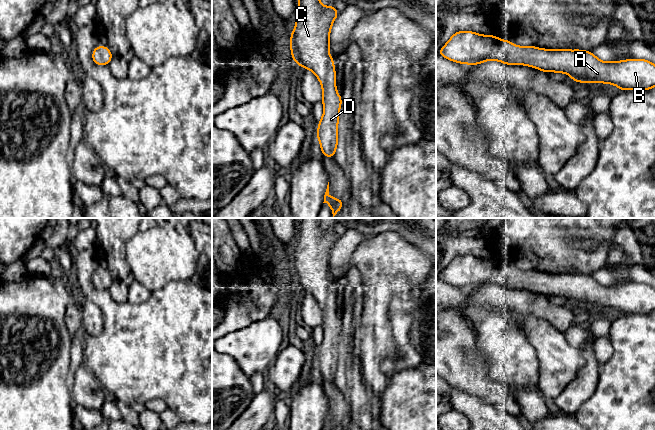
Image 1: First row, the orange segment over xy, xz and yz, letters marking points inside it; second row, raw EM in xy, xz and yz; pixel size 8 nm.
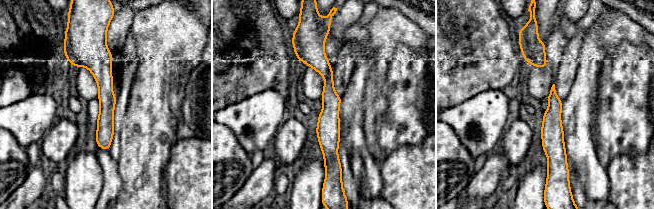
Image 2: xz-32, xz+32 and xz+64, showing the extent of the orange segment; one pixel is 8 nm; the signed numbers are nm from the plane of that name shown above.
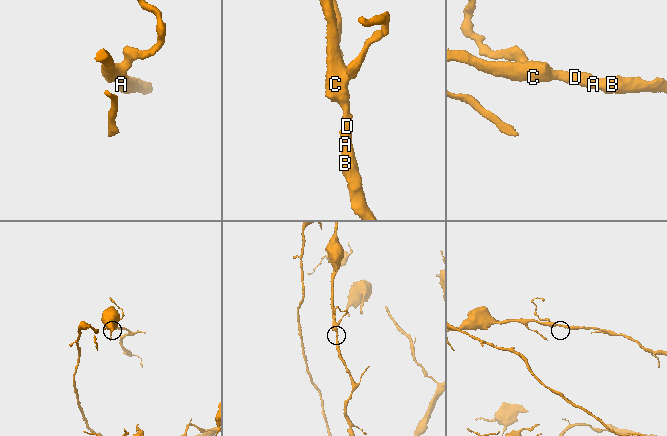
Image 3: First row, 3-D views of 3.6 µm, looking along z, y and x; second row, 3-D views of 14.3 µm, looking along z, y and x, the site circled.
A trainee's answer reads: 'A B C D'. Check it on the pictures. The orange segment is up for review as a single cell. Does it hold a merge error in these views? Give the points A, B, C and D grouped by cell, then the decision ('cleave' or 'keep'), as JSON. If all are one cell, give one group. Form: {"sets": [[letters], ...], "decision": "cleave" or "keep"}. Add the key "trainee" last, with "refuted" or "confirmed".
{"sets": [["A", "B", "C", "D"]], "decision": "keep", "trainee": "confirmed"}

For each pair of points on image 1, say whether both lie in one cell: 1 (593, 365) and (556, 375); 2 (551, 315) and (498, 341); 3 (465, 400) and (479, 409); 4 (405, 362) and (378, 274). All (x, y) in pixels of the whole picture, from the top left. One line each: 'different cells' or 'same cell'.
1: different cells
2: same cell
3: same cell
4: different cells

